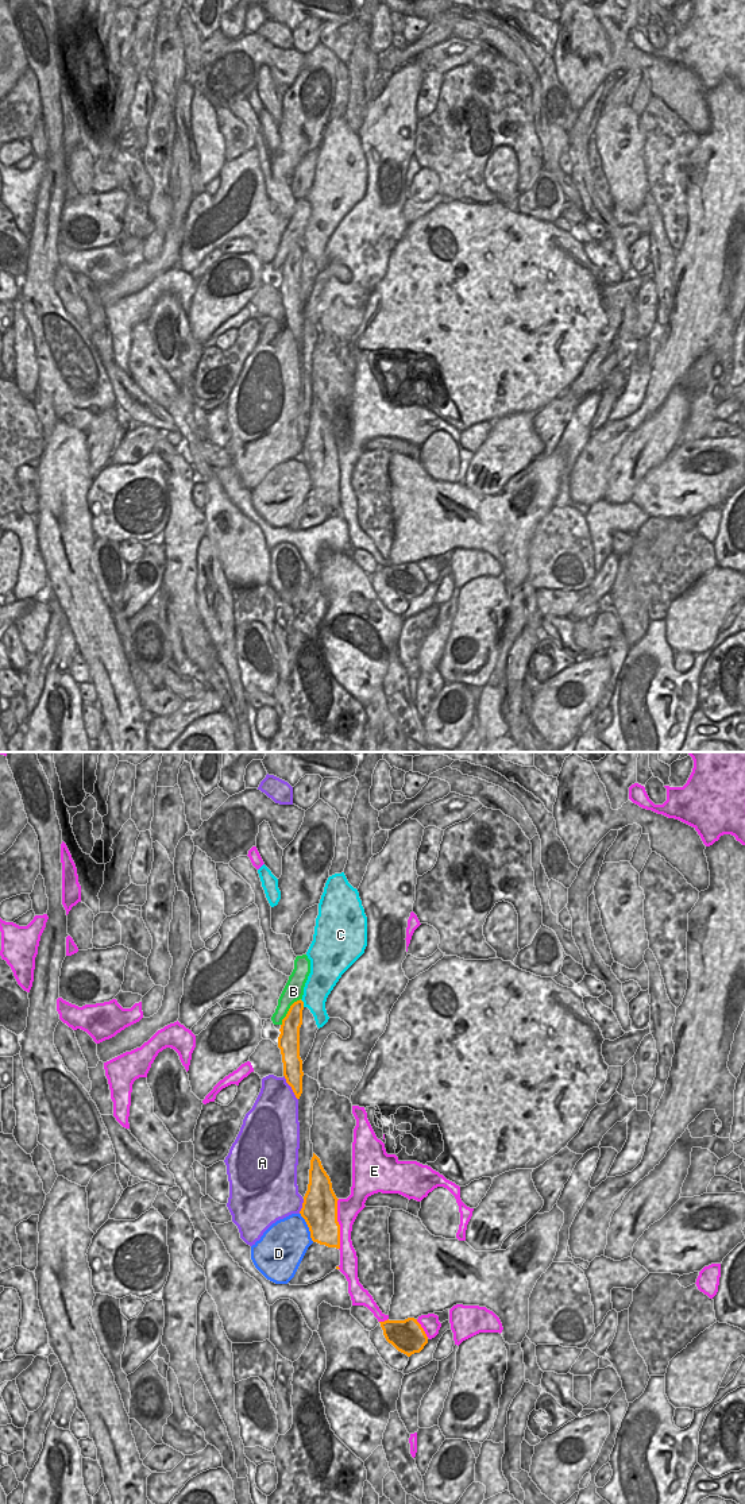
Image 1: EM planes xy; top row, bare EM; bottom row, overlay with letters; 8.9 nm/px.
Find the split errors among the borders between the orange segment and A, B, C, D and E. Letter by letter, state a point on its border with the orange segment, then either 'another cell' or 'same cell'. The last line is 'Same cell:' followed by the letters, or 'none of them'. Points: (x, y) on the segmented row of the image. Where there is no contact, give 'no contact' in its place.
A: contact xy (290, 1086); another cell
B: contact xy (288, 1011); another cell
C: contact xy (302, 1003); another cell
D: contact xy (308, 1226); another cell
E: contact xy (339, 1225); another cell
Same cell: none of them

